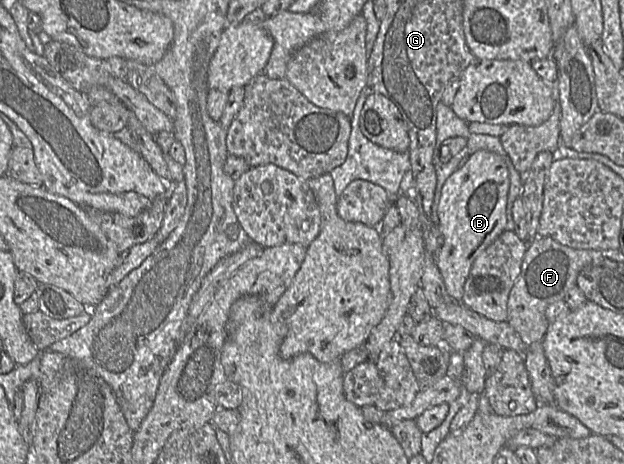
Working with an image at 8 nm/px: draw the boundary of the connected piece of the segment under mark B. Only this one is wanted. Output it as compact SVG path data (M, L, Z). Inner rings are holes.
M484 150L472 154L447 178L442 187L436 205L435 221L444 237L444 244L435 255L434 262L443 277L449 296L457 302L462 299L464 284L475 258L506 229L509 189L510 175L505 161L500 155Z

